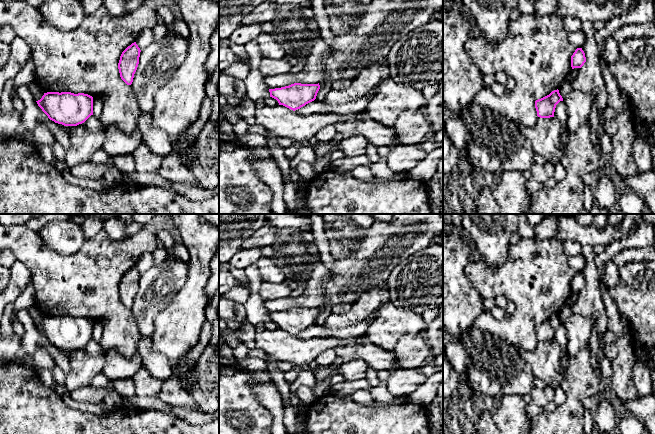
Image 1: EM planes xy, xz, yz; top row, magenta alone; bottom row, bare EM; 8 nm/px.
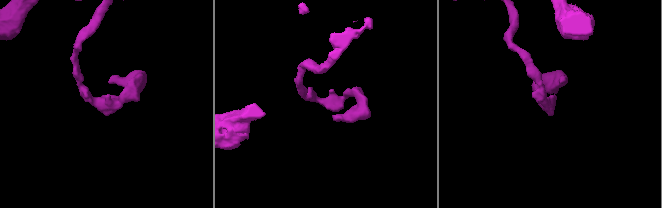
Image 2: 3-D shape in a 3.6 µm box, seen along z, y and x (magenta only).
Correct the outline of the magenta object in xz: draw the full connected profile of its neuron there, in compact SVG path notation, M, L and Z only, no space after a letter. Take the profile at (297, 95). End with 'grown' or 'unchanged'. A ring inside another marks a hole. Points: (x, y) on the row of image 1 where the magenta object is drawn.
M294 83L289 86L269 89L270 97L276 99L279 105L283 105L293 111L300 109L316 99L320 89L318 84Z; unchanged

